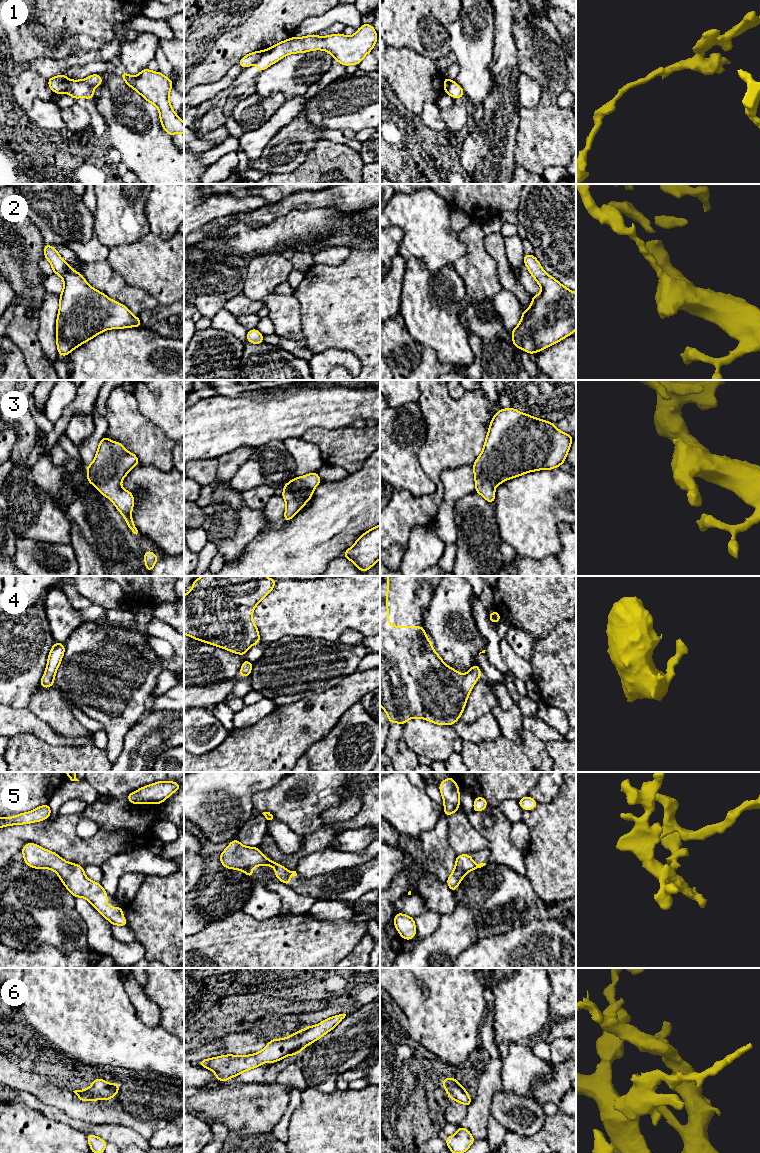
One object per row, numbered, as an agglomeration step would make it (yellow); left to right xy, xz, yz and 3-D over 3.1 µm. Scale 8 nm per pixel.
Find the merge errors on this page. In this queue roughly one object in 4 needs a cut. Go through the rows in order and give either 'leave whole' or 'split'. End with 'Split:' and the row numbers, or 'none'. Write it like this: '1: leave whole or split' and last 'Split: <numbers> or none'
1: split
2: leave whole
3: leave whole
4: leave whole
5: leave whole
6: leave whole
Split: 1

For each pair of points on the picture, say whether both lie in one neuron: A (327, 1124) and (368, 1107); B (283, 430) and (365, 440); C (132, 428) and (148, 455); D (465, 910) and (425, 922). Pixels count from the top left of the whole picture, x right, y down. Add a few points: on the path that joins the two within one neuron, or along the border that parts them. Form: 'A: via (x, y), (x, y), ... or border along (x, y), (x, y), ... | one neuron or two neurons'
A: via (337, 1124), (351, 1124), (358, 1117) | one neuron
B: border along (328, 428), (311, 427), (301, 437) | two neurons
C: via (139, 435), (148, 444), (148, 448) | one neuron
D: via (455, 920), (453, 922), (435, 922) | one neuron

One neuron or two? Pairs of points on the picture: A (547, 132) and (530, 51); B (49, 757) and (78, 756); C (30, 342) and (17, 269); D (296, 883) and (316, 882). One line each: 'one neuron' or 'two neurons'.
A: one neuron
B: one neuron
C: one neuron
D: one neuron

